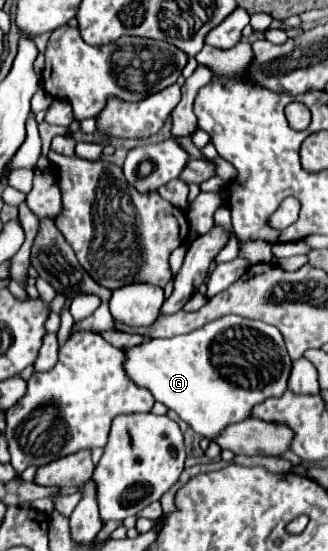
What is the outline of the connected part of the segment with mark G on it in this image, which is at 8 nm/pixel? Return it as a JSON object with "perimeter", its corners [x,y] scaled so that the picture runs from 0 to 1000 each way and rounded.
{"perimeter":[[[710,570],[595,603],[448,617],[375,639],[387,686],[454,708],[479,730],[534,744],[552,762],[637,799],[692,770],[759,759],[759,744],[784,730],[857,719],[887,675],[887,650],[838,592]]]}

